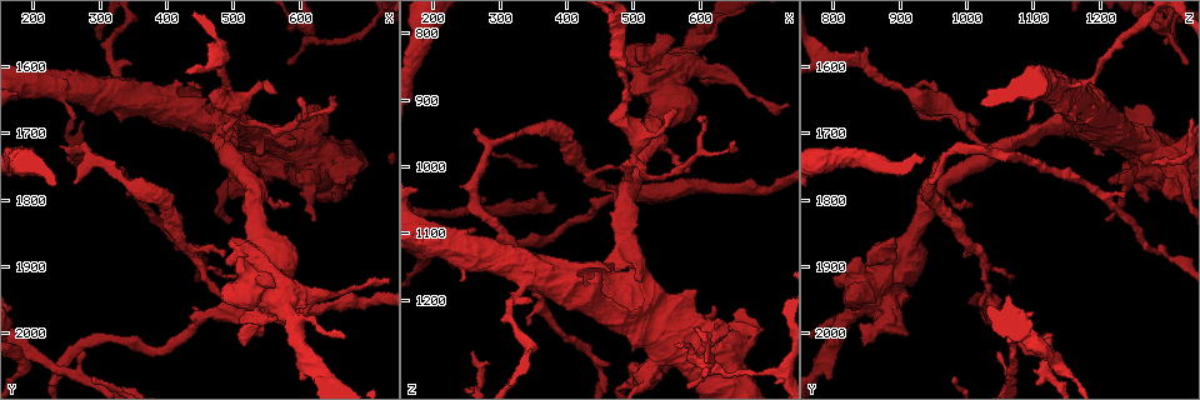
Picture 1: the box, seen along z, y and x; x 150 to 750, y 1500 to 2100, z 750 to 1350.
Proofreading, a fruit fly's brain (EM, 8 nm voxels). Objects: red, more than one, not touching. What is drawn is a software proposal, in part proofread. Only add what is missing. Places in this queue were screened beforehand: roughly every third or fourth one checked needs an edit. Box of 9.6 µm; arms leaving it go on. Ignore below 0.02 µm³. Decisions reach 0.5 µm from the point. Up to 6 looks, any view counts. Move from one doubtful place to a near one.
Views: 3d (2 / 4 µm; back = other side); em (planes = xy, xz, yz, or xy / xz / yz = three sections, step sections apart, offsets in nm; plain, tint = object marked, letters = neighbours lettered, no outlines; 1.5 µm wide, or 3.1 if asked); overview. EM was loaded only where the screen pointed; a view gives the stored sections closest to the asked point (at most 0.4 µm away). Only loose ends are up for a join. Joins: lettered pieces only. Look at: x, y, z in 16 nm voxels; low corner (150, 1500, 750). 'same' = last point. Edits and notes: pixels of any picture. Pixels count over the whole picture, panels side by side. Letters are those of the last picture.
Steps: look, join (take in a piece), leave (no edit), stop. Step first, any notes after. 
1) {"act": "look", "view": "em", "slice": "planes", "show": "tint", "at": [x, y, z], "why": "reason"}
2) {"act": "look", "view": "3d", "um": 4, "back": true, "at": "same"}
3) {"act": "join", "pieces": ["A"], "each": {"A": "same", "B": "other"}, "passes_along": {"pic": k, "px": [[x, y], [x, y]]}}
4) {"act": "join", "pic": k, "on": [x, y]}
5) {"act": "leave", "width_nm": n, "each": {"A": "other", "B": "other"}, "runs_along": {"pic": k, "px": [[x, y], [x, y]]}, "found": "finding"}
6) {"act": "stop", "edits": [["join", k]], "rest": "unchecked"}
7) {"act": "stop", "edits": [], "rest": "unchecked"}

{"act": "look", "view": "3d", "um": 2, "at": [340, 1790, 1240], "why": "branch stops here"}

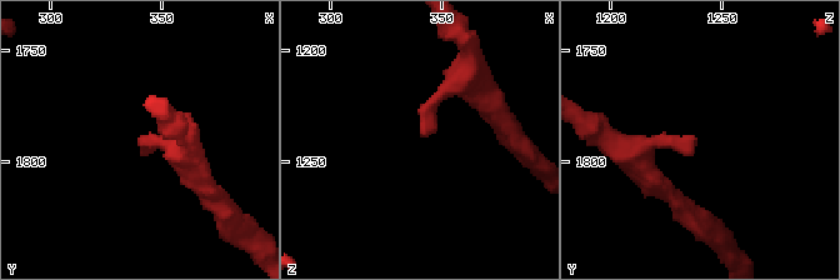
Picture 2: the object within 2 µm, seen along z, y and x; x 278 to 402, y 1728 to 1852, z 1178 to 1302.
{"act": "look", "view": "em", "slice": "planes", "show": "plain", "at": [339, 1789, 1237], "why": "now the EM"}

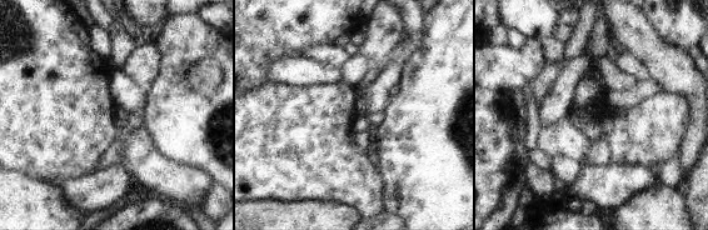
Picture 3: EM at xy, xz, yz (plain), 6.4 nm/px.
{"act": "look", "view": "em", "slice": "planes", "show": "letters", "at": "same"}

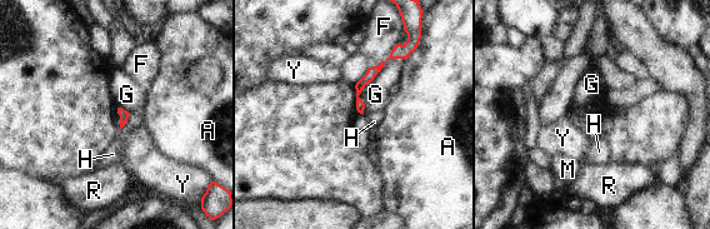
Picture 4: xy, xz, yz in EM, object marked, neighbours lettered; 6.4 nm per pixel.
{"act": "leave", "each": {"A": "other", "F": "other", "G": "other", "H": "other", "M": "other", "R": "other", "Y": "other"}, "runs_along": {"pic": 4, "px": [[396, 49], [359, 86], [360, 109]]}, "found": "no lettered piece goes on from it"}

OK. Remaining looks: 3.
{"act": "look", "view": "3d", "um": 4, "at": [505, 1915, 1070], "why": "tapers out"}

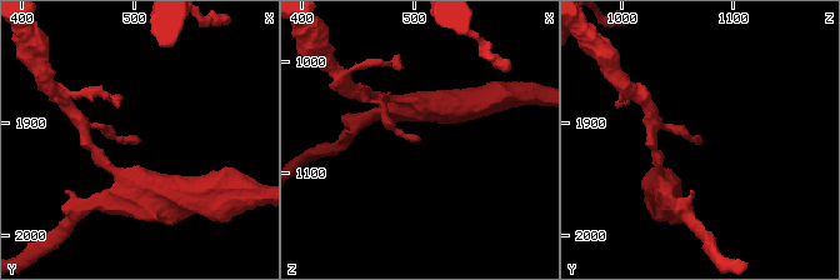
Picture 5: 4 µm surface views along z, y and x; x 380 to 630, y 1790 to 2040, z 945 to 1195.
{"act": "look", "view": "em", "slice": "planes", "show": "plain", "at": [506, 1914, 1068]}

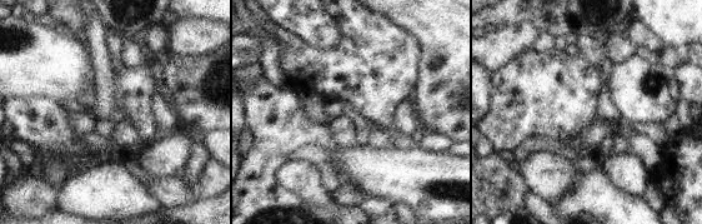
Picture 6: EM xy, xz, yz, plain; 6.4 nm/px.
{"act": "look", "view": "em", "slice": "planes", "show": "letters", "at": "same", "why": "see the neighbours"}

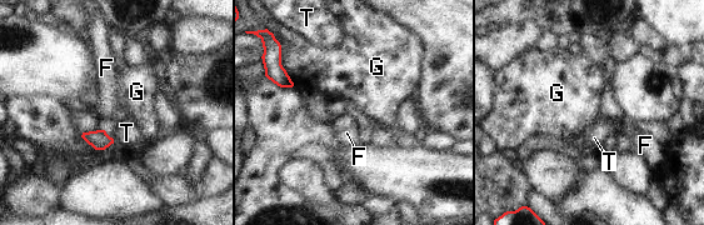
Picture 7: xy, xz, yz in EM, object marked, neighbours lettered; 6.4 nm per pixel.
{"act": "leave", "each": {"F": "other", "G": "other", "T": "other"}, "border": {"pic": 7, "px": [[104, 130], [114, 141]]}, "found": "none of them fits"}

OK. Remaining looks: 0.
{"act": "stop", "edits": [], "rest": "unchecked"}

